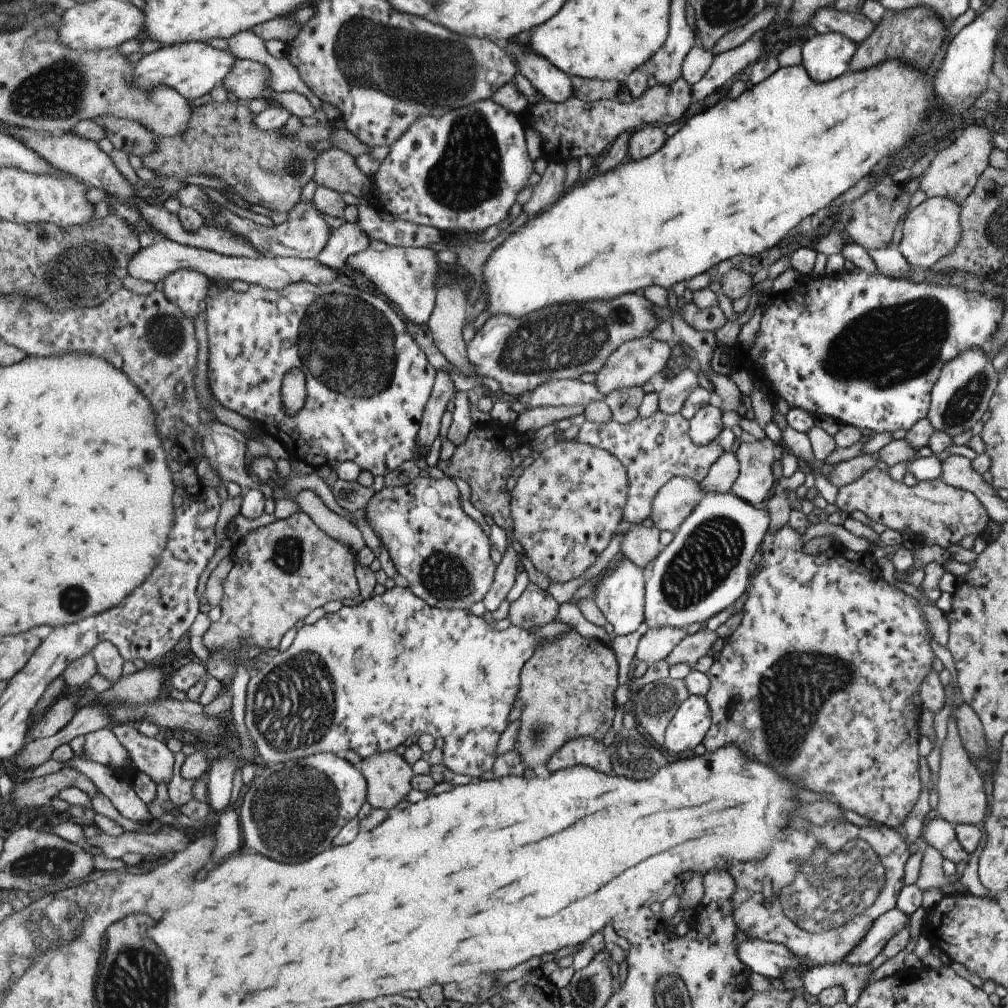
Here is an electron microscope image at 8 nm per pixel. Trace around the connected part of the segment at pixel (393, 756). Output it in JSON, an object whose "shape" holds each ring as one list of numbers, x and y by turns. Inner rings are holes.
{"shape":[[393,752,377,754,375,758,367,758,361,762,359,770,367,776,369,788,367,788,367,802,373,810,395,810,403,808,407,804,407,796,413,790,413,766,405,760,405,756]]}

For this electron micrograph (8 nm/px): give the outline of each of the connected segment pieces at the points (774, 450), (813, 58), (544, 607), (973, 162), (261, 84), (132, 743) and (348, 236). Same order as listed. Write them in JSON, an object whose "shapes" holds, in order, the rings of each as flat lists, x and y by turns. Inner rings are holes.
{"shapes":[[[753,440,741,444,735,450,735,458,739,462,739,476,731,486,731,494,735,494,741,502,751,506,763,506,767,502,767,492,775,486,775,478,771,472,773,462,781,460,781,446,771,440]],[[817,34,817,36,811,36,809,40,803,42,801,46,801,66,805,70,805,74,809,76,811,82,817,82,817,84,823,84,823,82,831,82,835,78,839,78,841,74,847,72,849,68,849,62,855,54,855,48,857,44,849,42,847,38,843,38,843,34]],[[529,584,523,596,511,604,509,620,513,626,531,630,545,628,559,618,559,602,539,584]],[[969,126,963,132,957,132,945,146,937,148,935,158,919,178,919,192,923,192,927,198,949,198,961,206,961,202,975,188,979,174,983,174,983,170,989,166,989,154,995,150,991,136,993,134,987,132,987,128,983,130,983,126]],[[239,60,235,62,235,70,225,78,223,86,229,96,235,96,239,102,251,102,261,98,265,88,271,88,273,72,269,66,253,60]],[[117,724,113,728,119,742,129,750,133,766,147,774,155,784,169,784,175,776,175,754,161,738,147,738,139,734,135,724]],[[345,222,339,230,333,232,331,242,323,248,323,252,317,256,319,264,343,270,347,260,351,256,357,256,365,252,371,244,371,238,365,234,365,230,357,222]]]}

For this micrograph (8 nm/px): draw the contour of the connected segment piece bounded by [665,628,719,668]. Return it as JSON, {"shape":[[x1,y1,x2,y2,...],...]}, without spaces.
{"shape":[[705,628,681,638,681,642,667,654,665,662,669,666,675,664,687,664,689,668,693,668,697,664,697,660,701,660,709,648,713,648,713,642,719,640,715,632,709,632]]}

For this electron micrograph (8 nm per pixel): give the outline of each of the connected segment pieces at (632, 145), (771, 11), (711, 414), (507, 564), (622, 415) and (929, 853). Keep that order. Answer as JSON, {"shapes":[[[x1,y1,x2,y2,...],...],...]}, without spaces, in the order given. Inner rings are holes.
{"shapes":[[[665,126,639,128,637,132,631,132,631,138,627,140,627,154,631,156,631,160,653,156,665,144,665,140]],[[767,6,767,10,755,14,755,18,751,18,751,20,749,20,747,24,743,24,741,28,735,28,735,30,727,32,725,36,721,36,721,38,715,42,715,46,711,48,711,54,717,56,717,54,723,54,723,52,727,52,727,50,733,50,733,48,741,46,743,42,747,42,755,32,763,32,763,30,771,24,771,20,773,20,773,16,775,16,775,8,777,8,777,6]],[[717,404,711,406,703,406,699,408,693,418,689,420,689,428,687,428,687,436,695,446,707,446,709,442,717,440,717,436,723,430,721,424,723,414,719,412]],[[507,546,507,552,501,560,501,564,497,566,497,574,495,574,495,586,491,586,487,598,483,598,483,604,489,612,495,612,507,598,507,594,511,592,511,588,515,586,517,580,517,568,521,562,521,554,511,546]],[[619,388,609,392,603,402,611,412,611,422,617,424,629,424,631,420,639,418,637,410,643,400,643,390,641,388]],[[931,846,923,848,923,858,921,858,921,866,919,866,917,882,915,882,915,886,921,892,931,890,931,888,939,890,941,886,947,886,947,884,951,884,951,880,955,880,955,878,943,874,941,862,943,862,943,858,935,848,931,848]]]}

